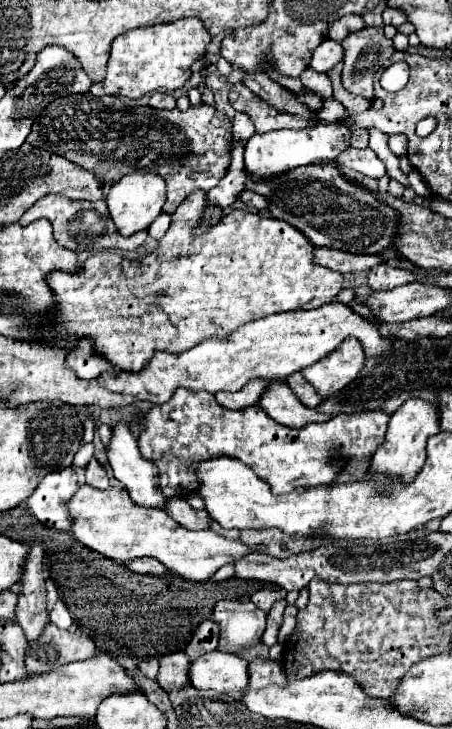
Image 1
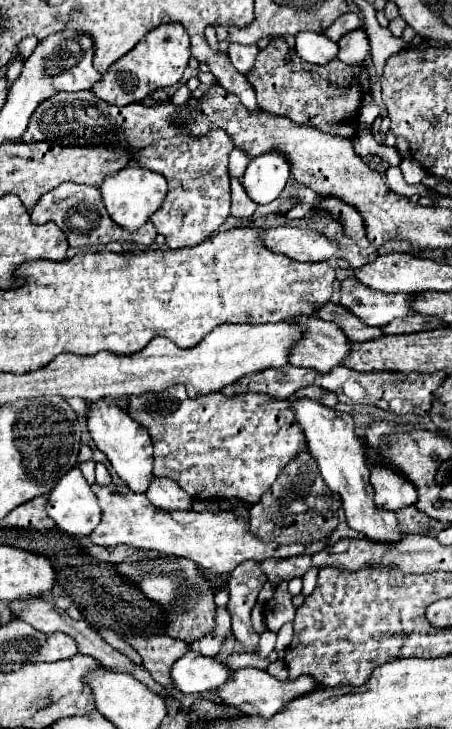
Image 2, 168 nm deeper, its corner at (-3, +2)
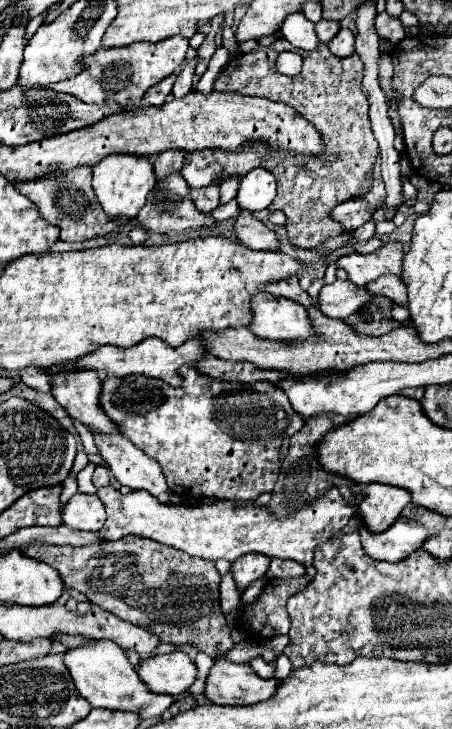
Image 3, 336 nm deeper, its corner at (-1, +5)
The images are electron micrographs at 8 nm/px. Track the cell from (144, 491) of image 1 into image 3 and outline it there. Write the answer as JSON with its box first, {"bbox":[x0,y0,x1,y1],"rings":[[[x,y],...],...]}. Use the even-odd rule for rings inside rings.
{"bbox":[51,372,121,436],"rings":[[[79,372],[71,376],[55,376],[51,380],[55,400],[69,412],[69,416],[101,436],[121,434],[119,426],[105,414],[99,404],[101,382],[95,372]]]}

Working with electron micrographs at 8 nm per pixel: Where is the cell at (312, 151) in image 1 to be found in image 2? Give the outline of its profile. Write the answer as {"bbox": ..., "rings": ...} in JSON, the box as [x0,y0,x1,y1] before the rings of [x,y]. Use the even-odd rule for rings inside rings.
{"bbox":[243,151,289,205],"rings":[[[269,151],[249,161],[243,177],[243,187],[251,201],[265,205],[279,197],[287,179],[289,179],[287,159],[277,151]]]}

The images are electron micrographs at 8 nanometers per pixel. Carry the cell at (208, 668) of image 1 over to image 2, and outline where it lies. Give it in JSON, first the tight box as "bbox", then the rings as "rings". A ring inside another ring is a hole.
{"bbox":[171,651,231,693],"rings":[[[187,651],[177,663],[171,667],[171,679],[175,689],[181,693],[203,693],[213,691],[223,685],[231,677],[231,669],[219,663],[215,657],[203,657],[195,651]]]}

